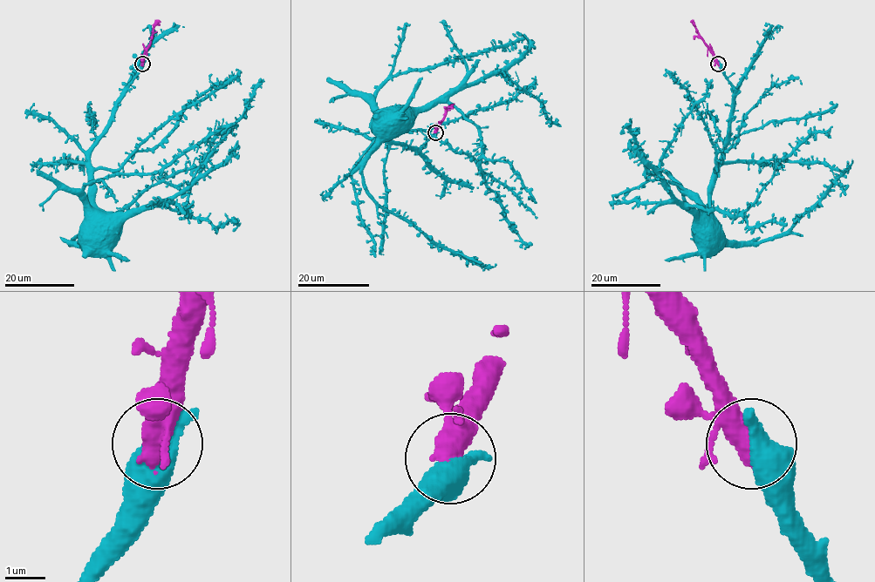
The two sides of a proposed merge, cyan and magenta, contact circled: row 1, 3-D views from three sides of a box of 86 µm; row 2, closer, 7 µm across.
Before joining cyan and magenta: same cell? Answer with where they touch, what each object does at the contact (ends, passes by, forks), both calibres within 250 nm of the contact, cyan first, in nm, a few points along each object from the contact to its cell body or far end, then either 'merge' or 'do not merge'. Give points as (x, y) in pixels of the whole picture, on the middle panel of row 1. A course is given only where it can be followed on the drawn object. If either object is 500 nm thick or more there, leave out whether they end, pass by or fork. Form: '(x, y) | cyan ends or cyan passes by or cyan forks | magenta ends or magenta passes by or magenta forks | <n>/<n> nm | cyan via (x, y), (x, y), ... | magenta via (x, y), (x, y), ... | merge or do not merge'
(435, 132) | 700/440 nm | cyan via (435, 132), (421, 147), (412, 148), (391, 142), (383, 136), (380, 119) | magenta via (435, 132), (445, 111), (454, 103) | merge

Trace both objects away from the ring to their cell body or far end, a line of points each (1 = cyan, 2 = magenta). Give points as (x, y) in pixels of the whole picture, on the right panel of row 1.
1: (719, 64), (732, 86), (733, 103), (728, 141), (721, 155), (719, 173), (711, 194), (714, 253), (706, 253)
2: (719, 64), (690, 21)

